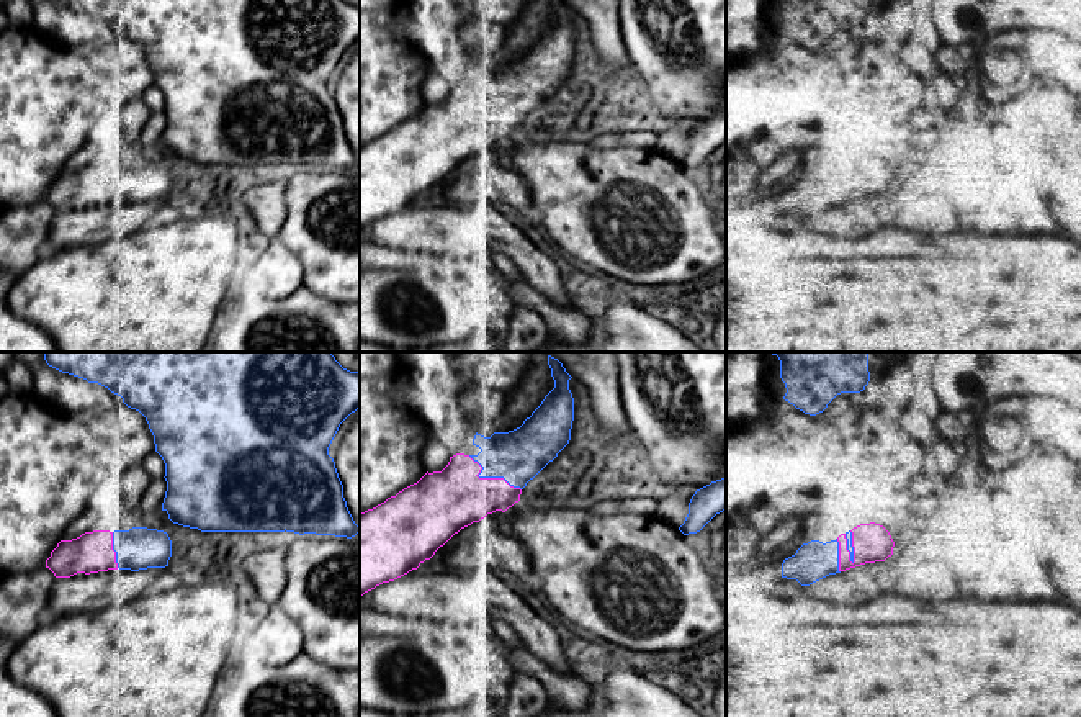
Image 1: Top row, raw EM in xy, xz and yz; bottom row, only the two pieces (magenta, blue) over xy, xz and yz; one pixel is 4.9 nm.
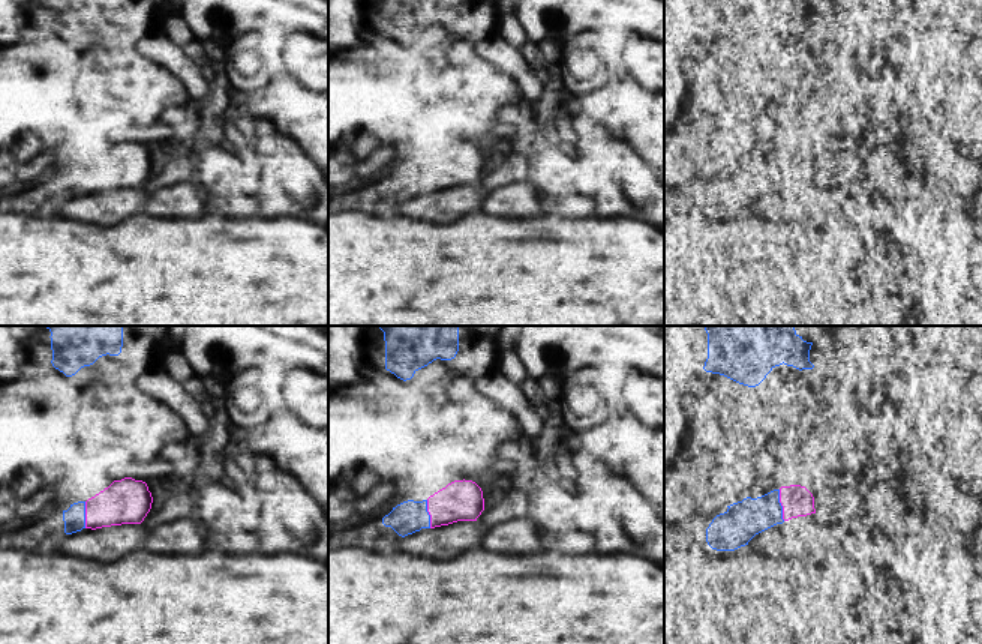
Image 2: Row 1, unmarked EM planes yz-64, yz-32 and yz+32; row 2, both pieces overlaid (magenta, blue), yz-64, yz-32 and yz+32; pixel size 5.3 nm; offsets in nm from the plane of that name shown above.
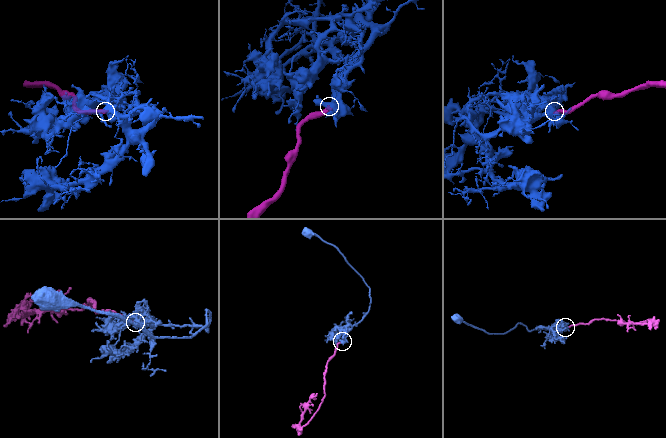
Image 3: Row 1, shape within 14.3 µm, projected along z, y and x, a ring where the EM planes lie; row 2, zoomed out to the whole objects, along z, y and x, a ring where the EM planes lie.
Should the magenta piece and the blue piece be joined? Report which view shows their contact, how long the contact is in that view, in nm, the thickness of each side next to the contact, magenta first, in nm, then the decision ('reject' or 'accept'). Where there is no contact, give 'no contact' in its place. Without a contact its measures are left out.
xz | 320 nm | 300/260 nm | accept

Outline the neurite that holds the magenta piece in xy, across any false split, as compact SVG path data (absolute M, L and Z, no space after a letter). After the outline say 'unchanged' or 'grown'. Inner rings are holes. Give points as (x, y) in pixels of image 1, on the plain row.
M147 160L129 164L93 164L72 174L61 174L46 193L56 211L108 203L165 201L172 190L167 165Z | grown

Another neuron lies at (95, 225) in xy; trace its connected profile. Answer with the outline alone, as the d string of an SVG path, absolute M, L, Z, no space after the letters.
M118 201L85 210L57 211L46 246L61 250L132 236L155 214L159 206L160 201L139 205Z

